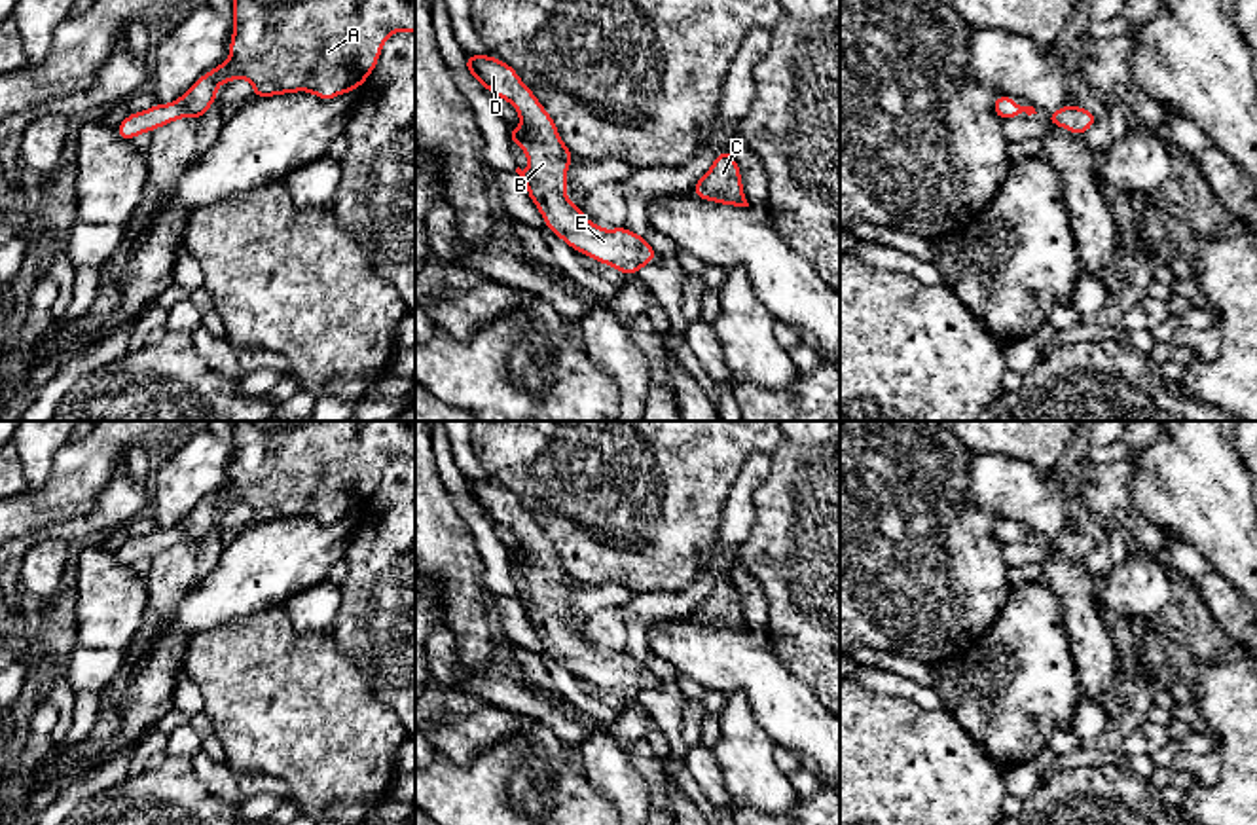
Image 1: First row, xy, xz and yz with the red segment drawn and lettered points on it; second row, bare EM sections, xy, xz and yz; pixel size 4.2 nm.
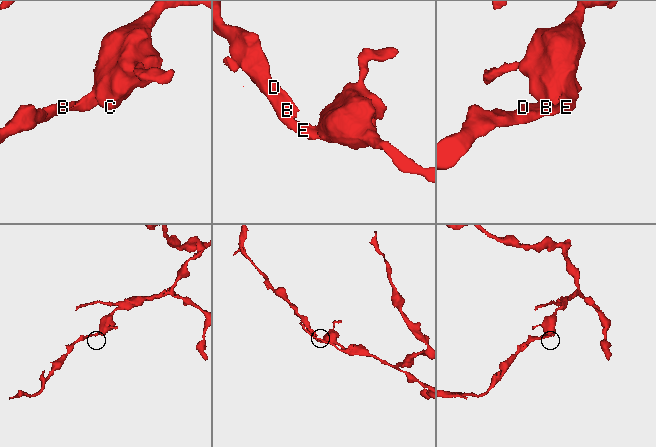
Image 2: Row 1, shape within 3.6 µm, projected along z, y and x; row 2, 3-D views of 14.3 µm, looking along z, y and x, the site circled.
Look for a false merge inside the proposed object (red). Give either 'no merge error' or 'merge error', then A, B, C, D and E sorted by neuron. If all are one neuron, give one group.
no merge error | A B C D E

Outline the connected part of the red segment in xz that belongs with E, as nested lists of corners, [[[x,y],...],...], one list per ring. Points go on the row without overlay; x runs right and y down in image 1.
[[[466,478],[465,491],[482,512],[516,531],[523,552],[508,552],[510,569],[518,569],[529,582],[529,594],[518,592],[516,597],[523,603],[546,652],[576,677],[612,690],[624,700],[637,700],[645,688],[654,687],[658,679],[645,662],[626,651],[603,654],[582,639],[580,630],[567,624],[565,599],[574,580],[563,569],[552,541],[518,497],[489,480]]]

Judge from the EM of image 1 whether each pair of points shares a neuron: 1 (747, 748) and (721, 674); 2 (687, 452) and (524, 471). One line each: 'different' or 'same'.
1: different
2: same

